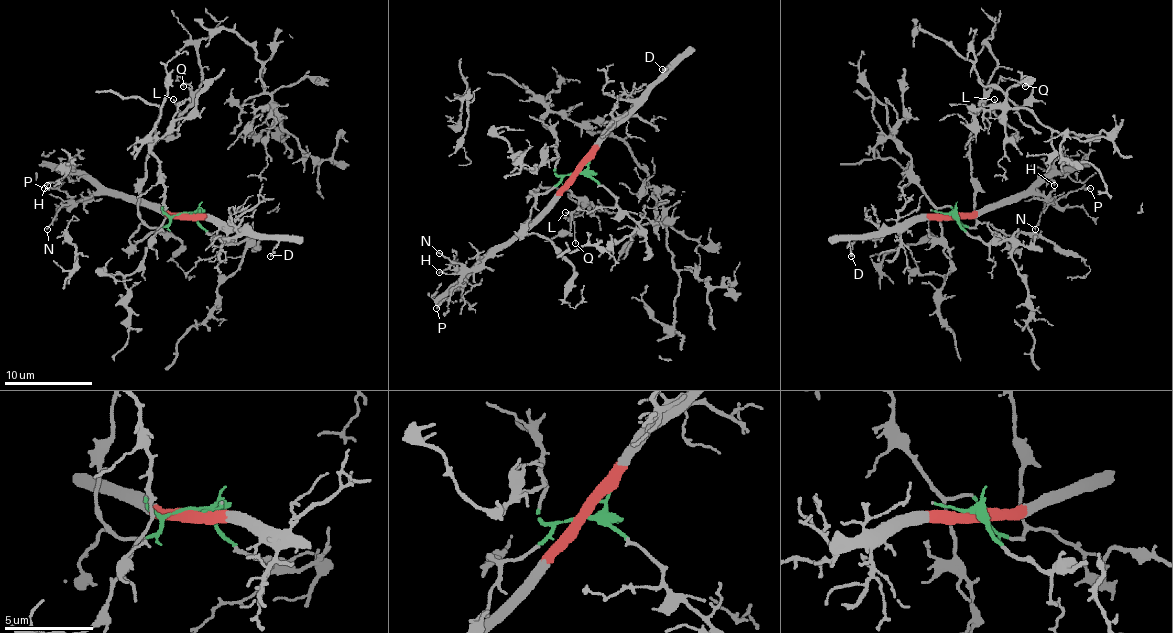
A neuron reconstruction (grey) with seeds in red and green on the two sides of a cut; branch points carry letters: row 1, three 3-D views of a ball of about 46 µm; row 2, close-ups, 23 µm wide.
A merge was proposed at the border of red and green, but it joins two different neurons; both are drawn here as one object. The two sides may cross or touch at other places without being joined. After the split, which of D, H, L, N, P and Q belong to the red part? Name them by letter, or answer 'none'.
D, H, N, P

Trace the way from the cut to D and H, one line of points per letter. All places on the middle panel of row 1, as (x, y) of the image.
D: (577, 170), (669, 66), (663, 69)
H: (577, 170), (553, 198), (511, 238), (491, 247), (467, 269), (460, 269), (454, 262), (438, 271)

